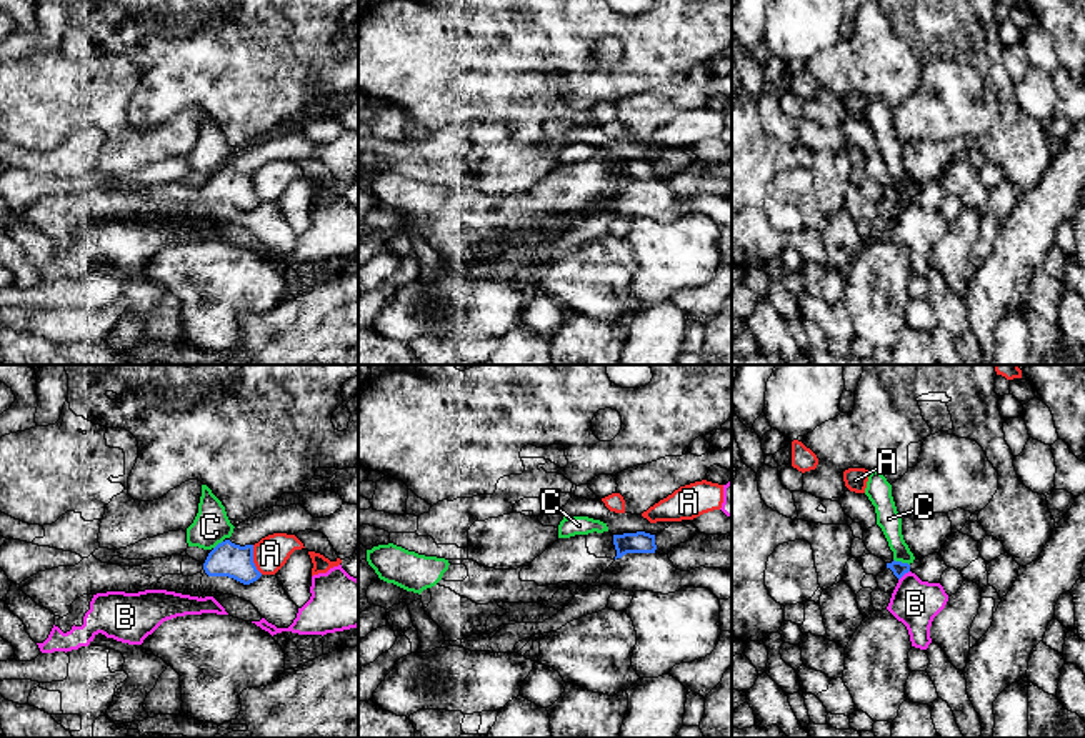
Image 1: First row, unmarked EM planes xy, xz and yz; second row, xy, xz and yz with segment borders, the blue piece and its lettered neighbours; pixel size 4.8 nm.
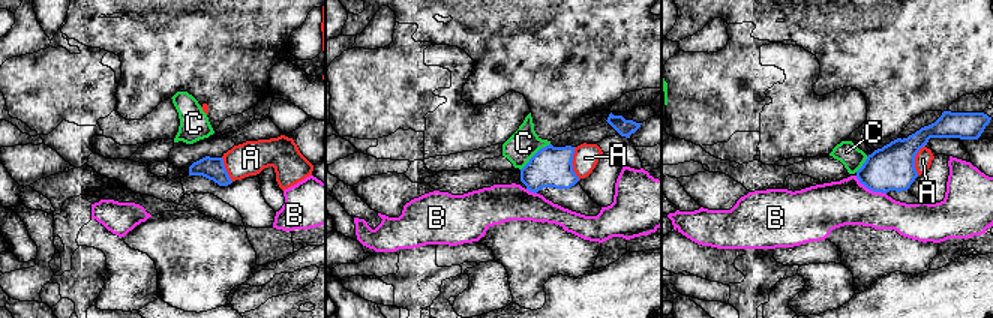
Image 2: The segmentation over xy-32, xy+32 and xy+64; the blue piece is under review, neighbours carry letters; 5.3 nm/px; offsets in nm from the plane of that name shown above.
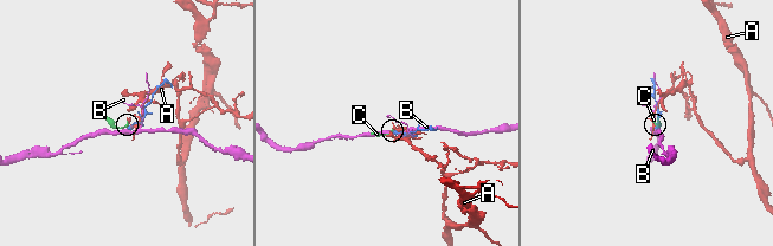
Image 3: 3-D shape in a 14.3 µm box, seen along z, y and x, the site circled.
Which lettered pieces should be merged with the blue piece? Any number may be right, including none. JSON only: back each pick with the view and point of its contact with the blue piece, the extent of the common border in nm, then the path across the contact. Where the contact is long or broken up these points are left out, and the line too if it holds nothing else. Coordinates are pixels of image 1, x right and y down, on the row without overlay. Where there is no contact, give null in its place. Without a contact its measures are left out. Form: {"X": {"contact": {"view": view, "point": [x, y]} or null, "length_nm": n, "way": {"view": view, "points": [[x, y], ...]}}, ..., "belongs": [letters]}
{"belongs": []}

